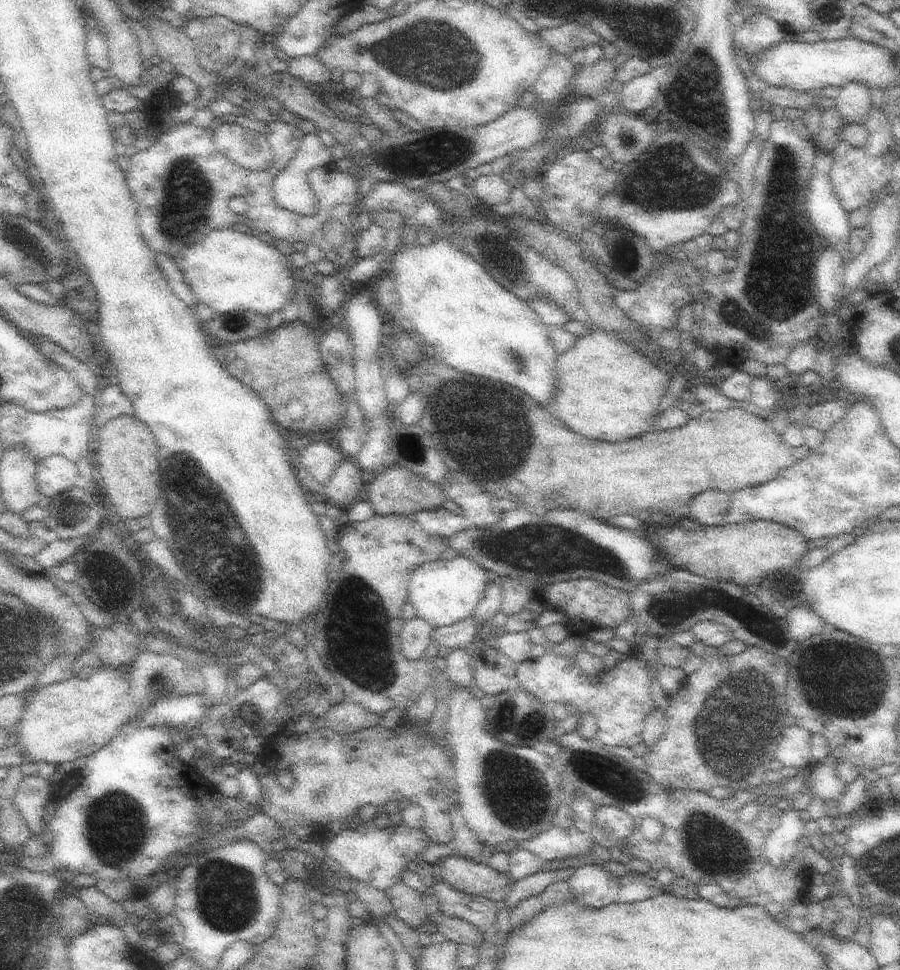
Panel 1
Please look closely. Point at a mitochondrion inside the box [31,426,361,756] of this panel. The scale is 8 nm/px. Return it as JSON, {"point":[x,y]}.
{"point":[201,528]}

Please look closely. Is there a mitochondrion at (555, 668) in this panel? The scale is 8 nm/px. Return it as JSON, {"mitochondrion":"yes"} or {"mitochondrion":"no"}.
{"mitochondrion":"no"}

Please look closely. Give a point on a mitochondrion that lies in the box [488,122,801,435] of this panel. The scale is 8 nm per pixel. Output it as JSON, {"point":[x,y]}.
{"point":[667,178]}

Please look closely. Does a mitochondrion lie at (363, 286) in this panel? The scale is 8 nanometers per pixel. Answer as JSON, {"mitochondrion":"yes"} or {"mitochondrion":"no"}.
{"mitochondrion":"no"}

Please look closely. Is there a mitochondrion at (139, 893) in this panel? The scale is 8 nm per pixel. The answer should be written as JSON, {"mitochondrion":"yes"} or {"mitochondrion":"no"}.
{"mitochondrion":"no"}

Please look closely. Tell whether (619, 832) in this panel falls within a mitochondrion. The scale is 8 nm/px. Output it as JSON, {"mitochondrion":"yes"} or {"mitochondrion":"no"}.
{"mitochondrion":"no"}

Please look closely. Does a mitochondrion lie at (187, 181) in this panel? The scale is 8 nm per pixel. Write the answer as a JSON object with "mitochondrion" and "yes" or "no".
{"mitochondrion":"yes"}

